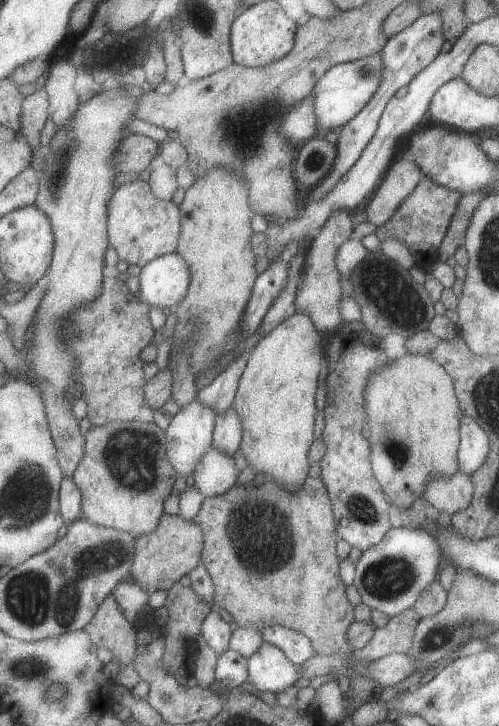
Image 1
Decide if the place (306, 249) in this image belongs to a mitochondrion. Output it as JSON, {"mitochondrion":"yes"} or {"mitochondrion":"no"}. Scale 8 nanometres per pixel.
{"mitochondrion":"no"}

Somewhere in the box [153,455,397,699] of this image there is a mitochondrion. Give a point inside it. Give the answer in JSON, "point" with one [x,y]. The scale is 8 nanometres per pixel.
{"point":[364,511]}

